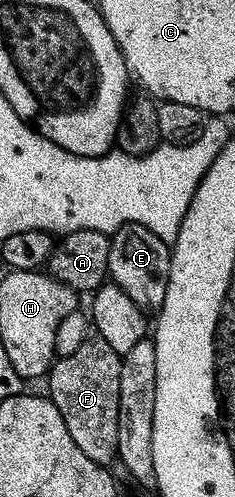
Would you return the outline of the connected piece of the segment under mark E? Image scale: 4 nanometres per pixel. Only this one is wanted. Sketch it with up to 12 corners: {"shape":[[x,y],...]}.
{"shape":[[136,222],[110,235],[110,281],[145,312],[169,288],[171,246]]}

